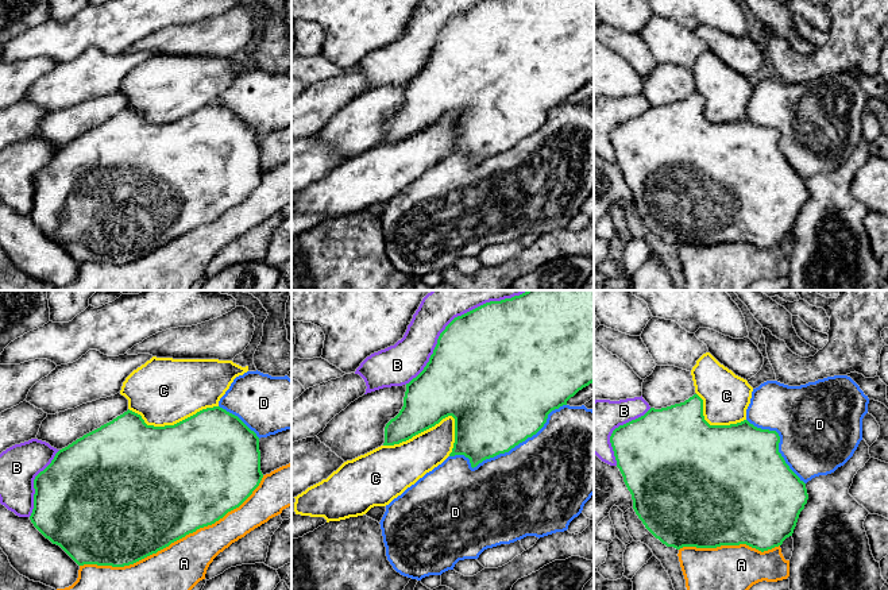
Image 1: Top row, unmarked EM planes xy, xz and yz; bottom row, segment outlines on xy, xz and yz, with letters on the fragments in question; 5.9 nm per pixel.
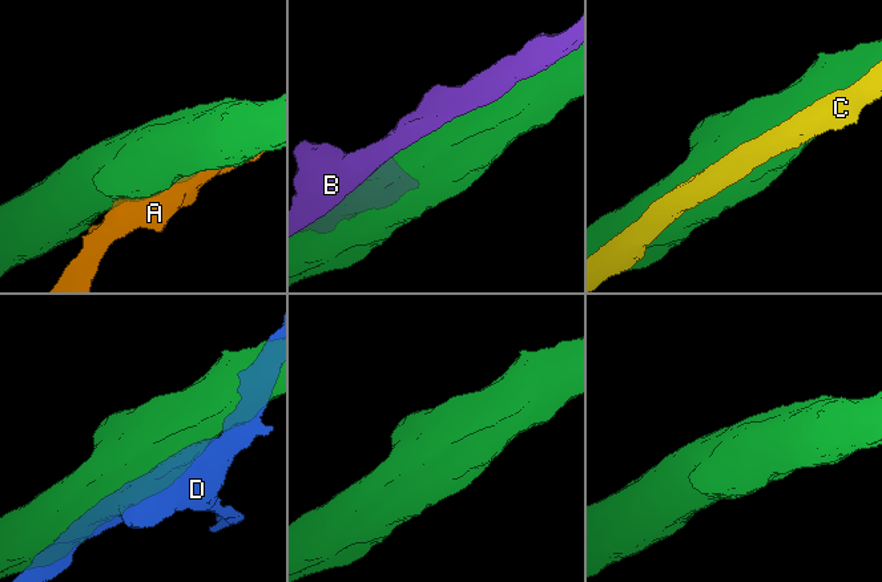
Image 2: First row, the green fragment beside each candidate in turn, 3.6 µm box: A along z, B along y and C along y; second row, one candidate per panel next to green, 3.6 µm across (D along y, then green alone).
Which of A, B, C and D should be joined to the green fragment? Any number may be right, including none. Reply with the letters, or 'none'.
C

